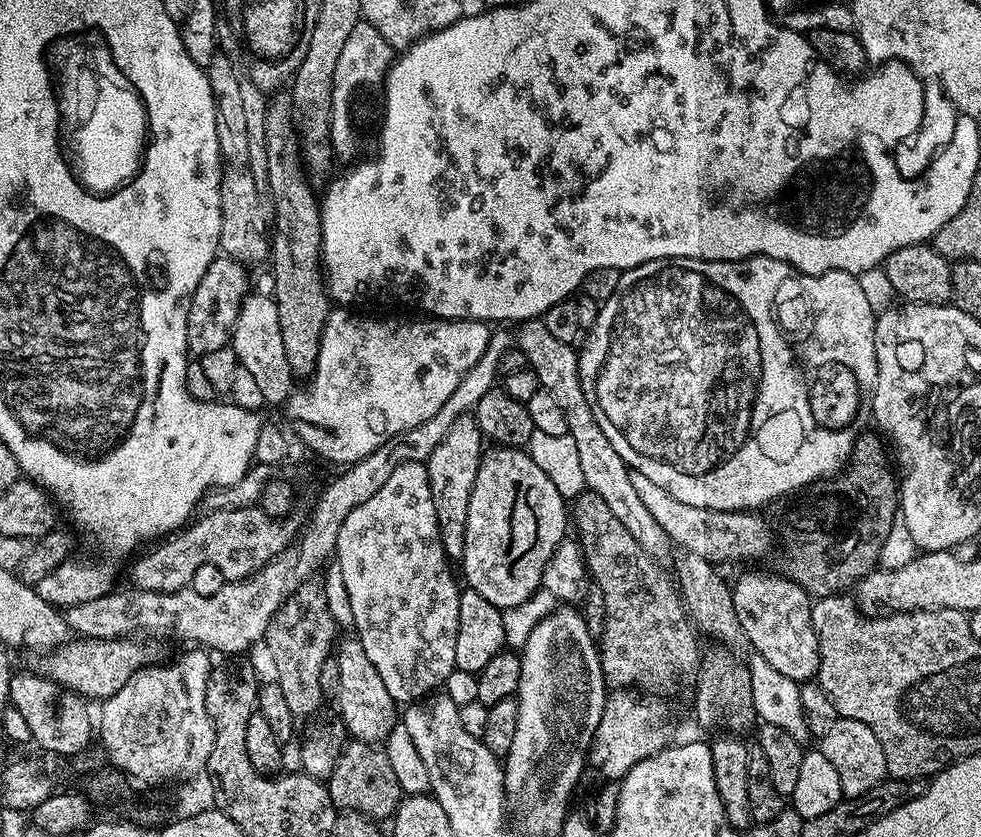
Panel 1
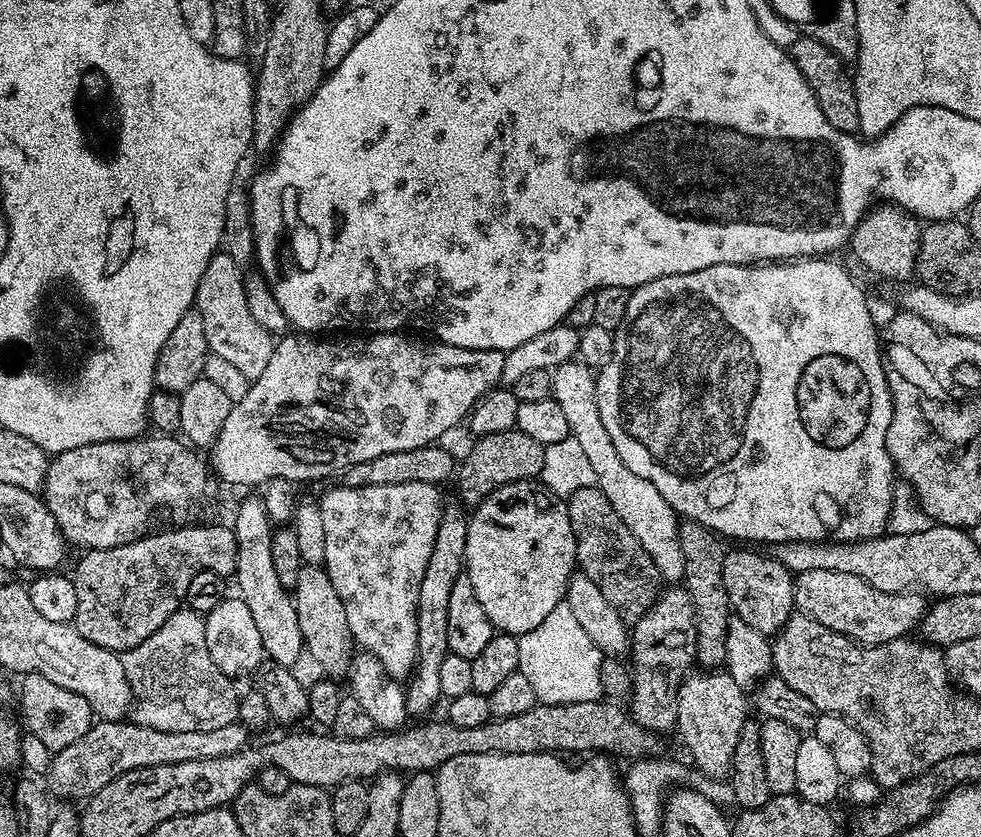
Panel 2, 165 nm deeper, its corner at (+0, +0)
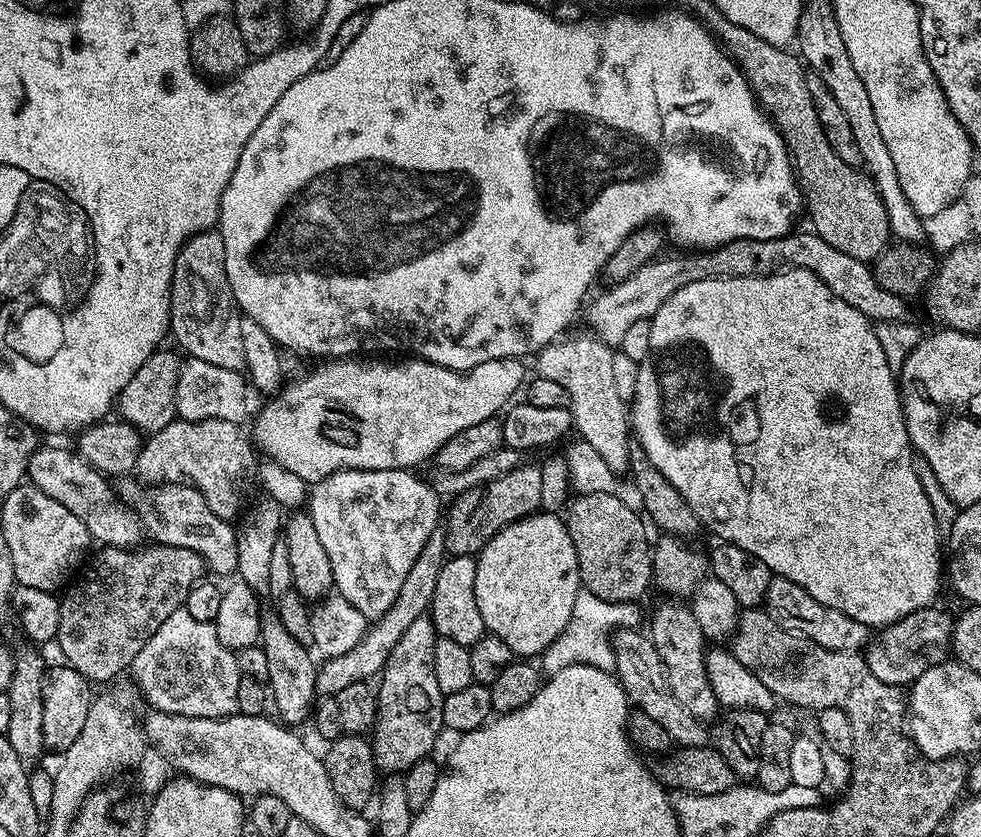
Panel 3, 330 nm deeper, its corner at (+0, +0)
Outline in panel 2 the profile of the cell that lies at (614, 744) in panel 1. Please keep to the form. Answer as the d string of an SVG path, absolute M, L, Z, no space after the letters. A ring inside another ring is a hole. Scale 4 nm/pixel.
M684 586L665 587L650 610L630 628L630 715L633 720L657 734L676 728L678 685L693 667L695 655L695 614L690 594Z

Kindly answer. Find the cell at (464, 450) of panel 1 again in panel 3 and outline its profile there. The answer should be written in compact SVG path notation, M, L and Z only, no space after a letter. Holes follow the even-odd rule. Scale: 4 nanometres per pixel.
M427 615L414 618L384 663L384 671L378 680L376 727L370 736L372 750L376 753L376 767L381 773L403 774L419 760L431 757L436 739L445 731L442 718L445 697L442 690L438 690L438 678L434 675L437 639L436 627Z

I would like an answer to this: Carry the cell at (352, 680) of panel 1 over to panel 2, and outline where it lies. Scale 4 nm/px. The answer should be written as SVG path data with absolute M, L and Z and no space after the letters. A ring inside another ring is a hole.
M305 564L298 574L294 589L294 603L298 614L298 630L302 630L304 652L312 655L312 660L328 678L349 675L354 655L354 641L350 634L350 622L346 622L346 606L330 582L330 574L319 564Z

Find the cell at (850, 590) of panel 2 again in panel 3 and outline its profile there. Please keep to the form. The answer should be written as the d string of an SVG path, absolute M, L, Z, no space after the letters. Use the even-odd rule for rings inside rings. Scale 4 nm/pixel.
M773 576L770 582L770 590L766 590L763 609L786 630L790 630L793 636L805 636L818 646L826 650L838 650L839 652L860 652L867 648L870 639L870 629L862 622L854 622L850 614L842 614L842 610L834 610L830 606L822 606L822 602L810 598L798 582L790 582L785 576Z

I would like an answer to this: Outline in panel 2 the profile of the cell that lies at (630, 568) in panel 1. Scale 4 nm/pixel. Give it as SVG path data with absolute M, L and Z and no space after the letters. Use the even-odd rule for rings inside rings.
M595 486L580 489L566 500L570 526L576 539L576 563L579 571L602 590L602 595L624 620L641 620L662 591L658 566L650 562L650 554L642 550L638 538L630 534L630 526L618 518L606 494Z

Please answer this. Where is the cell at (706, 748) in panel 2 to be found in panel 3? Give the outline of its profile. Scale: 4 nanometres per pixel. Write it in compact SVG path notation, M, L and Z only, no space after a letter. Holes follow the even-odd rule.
M664 603L668 604L660 604L652 612L650 639L658 650L658 658L662 658L665 668L668 669L670 690L674 698L678 698L678 702L682 702L682 706L686 706L686 710L694 714L694 718L705 722L715 721L718 716L718 705L714 690L710 686L710 678L706 674L706 641L702 634L702 626L698 626L687 603Z

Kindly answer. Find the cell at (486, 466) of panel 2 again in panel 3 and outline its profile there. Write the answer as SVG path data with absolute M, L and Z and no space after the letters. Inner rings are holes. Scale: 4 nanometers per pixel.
M525 463L510 470L504 477L495 478L483 487L468 489L451 501L452 513L447 513L446 548L453 556L476 556L486 542L498 530L510 526L515 520L521 520L541 511L542 470L540 464Z

